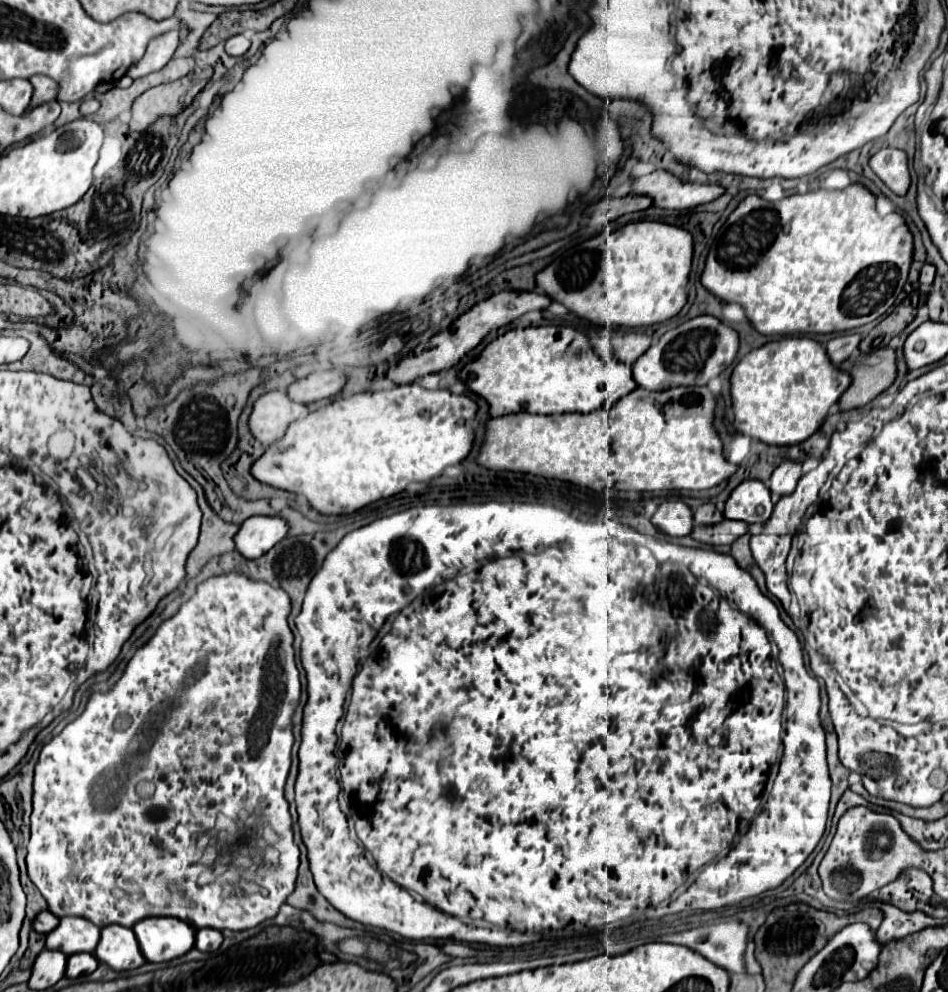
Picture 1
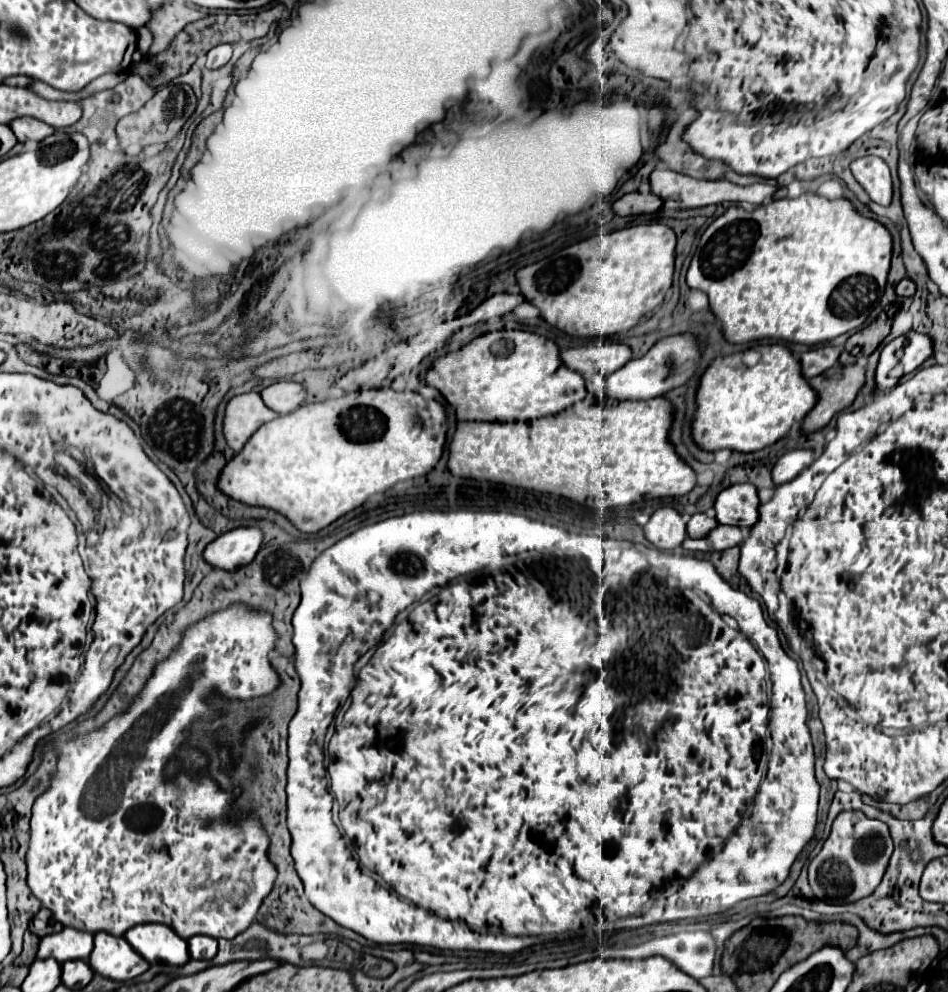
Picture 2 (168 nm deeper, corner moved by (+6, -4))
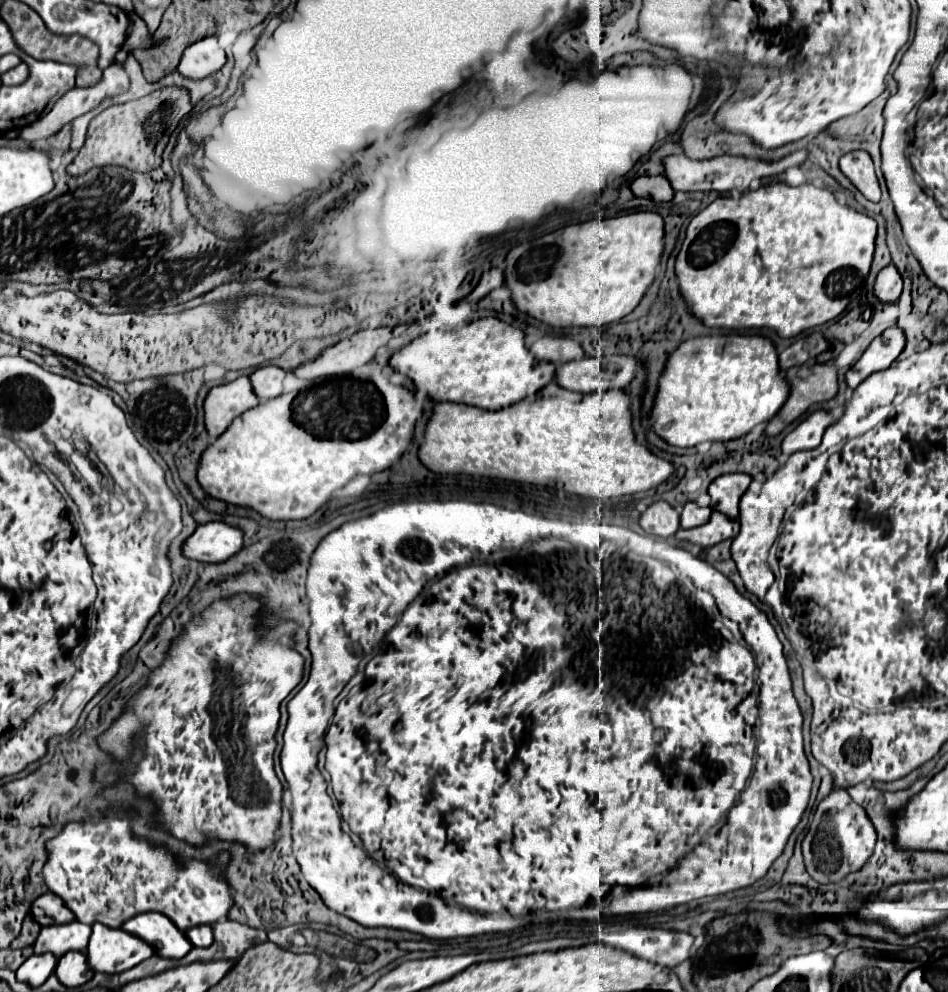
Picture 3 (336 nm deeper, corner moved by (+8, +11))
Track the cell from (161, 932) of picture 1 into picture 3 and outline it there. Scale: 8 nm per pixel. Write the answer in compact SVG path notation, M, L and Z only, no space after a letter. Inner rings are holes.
M147 912L129 918L123 930L145 940L163 958L183 958L193 946L185 934L161 912Z

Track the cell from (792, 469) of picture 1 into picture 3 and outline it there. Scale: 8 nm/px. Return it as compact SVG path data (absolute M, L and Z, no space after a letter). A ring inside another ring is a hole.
M825 410L813 412L809 418L805 418L793 432L789 432L781 444L783 454L791 456L799 450L811 450L817 448L821 444L823 432L825 428L831 424L833 420L829 418L829 414Z

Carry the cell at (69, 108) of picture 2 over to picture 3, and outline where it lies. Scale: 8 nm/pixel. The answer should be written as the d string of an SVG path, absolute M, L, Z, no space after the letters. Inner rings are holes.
M111 64L109 68L105 68L103 78L95 86L75 86L71 92L61 96L48 114L22 128L19 138L29 142L49 138L57 134L65 124L69 124L73 118L95 108L105 96L115 96L127 90L129 84L113 84L113 80L127 80L127 76L121 70L121 64Z

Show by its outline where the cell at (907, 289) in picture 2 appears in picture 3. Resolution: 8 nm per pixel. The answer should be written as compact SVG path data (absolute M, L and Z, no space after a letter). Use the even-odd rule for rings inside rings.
M893 264L885 266L875 280L875 296L881 302L895 302L901 296L901 288L903 288L903 280L897 268L893 268Z

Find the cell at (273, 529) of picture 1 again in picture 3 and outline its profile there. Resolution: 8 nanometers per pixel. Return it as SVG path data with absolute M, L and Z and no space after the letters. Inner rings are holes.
M225 522L197 526L183 544L183 554L199 562L225 562L243 548L243 530Z

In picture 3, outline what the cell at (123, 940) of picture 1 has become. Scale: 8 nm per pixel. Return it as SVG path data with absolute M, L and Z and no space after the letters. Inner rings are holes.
M93 924L93 934L87 946L87 960L95 972L125 972L151 956L153 948L137 936L121 928Z

